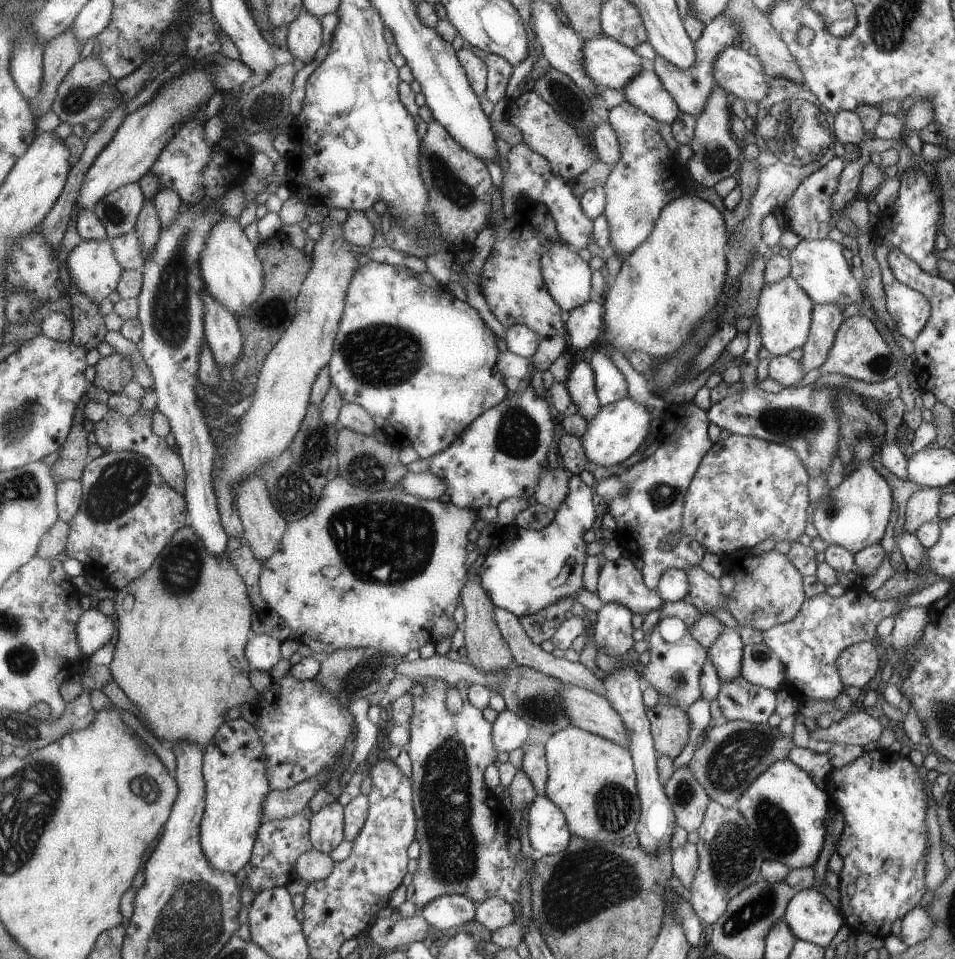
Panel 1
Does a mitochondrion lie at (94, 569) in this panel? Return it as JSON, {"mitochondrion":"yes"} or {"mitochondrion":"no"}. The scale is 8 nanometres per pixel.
{"mitochondrion":"no"}

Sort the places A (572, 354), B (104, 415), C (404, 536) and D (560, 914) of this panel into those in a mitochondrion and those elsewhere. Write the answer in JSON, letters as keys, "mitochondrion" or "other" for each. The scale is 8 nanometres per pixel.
{"A":"other","B":"other","C":"mitochondrion","D":"mitochondrion"}

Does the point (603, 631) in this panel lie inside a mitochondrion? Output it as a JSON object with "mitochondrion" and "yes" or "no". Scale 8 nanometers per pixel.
{"mitochondrion":"no"}

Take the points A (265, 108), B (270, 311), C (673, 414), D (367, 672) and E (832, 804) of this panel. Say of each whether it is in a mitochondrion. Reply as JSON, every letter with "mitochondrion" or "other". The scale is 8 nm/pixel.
{"A":"mitochondrion","B":"mitochondrion","C":"other","D":"mitochondrion","E":"other"}

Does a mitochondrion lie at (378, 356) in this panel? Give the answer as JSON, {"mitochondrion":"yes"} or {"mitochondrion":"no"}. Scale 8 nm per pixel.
{"mitochondrion":"yes"}

